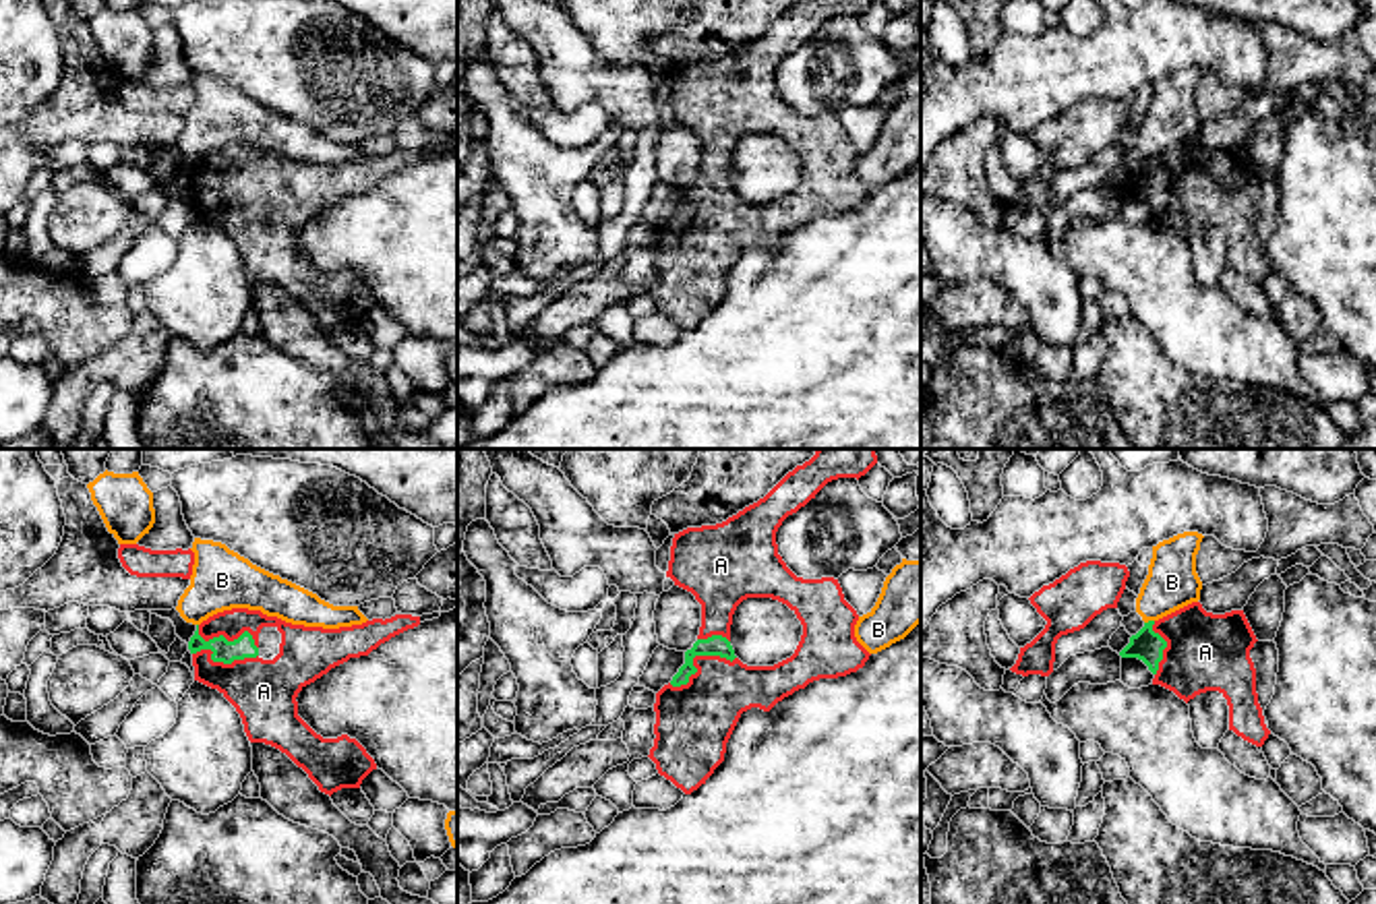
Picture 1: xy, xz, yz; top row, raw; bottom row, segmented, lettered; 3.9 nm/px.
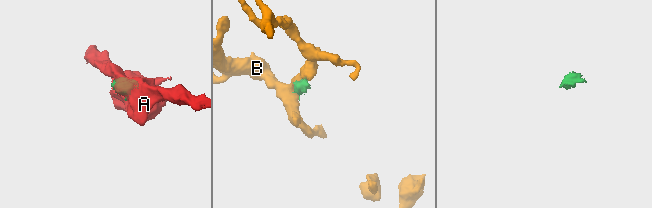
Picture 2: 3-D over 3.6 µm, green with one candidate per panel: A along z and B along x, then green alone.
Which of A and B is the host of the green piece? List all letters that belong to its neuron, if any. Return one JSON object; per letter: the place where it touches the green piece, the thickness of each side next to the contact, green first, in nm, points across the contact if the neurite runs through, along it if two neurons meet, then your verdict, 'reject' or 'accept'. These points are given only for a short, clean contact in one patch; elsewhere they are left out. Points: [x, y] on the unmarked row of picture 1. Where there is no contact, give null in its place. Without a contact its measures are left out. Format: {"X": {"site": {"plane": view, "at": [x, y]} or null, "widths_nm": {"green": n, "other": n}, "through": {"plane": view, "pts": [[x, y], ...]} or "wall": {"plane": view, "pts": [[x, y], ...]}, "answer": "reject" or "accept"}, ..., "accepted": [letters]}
{"A": {"site": {"plane": "xz", "at": [694, 193]}, "widths_nm": {"green": 80, "other": 300}, "answer": "accept"}, "B": {"site": {"plane": "yz", "at": [1149, 158]}, "widths_nm": {"green": 120, "other": 200}, "wall": {"plane": "yz", "pts": [[1153, 156], [1145, 160]]}, "answer": "reject"}, "accepted": ["A"]}

